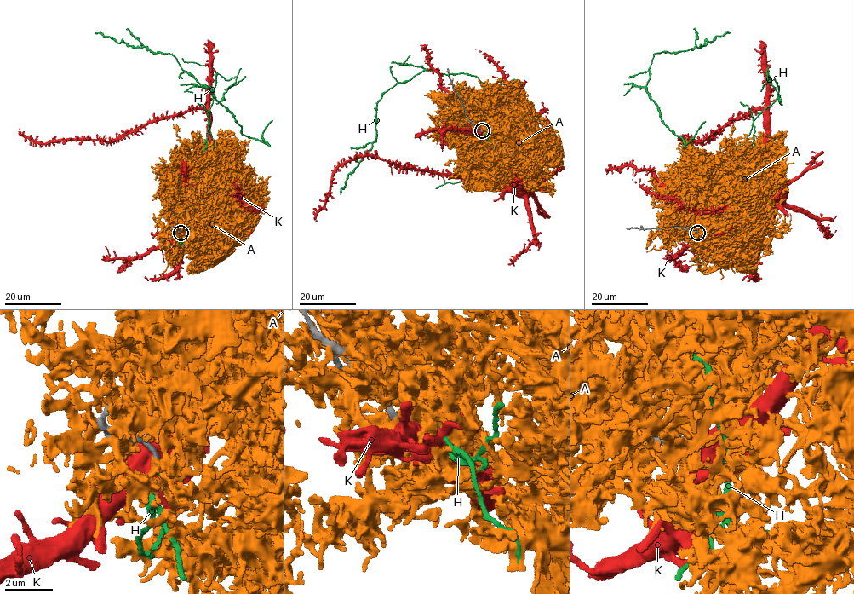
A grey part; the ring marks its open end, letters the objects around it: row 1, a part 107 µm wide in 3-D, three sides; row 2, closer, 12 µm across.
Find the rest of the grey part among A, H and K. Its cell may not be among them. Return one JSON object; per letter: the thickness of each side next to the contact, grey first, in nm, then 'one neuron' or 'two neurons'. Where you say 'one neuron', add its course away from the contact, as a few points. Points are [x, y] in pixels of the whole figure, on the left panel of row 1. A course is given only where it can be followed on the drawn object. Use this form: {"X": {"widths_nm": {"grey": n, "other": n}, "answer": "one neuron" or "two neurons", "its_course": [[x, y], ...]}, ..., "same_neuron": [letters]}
{"A": {"widths_nm": {"grey": 180, "other": 300}, "answer": "two neurons"}, "H": {"widths_nm": {"grey": 180, "other": 160}, "answer": "two neurons"}, "K": {"widths_nm": {"grey": 200, "other": 440}, "answer": "two neurons"}, "same_neuron": []}

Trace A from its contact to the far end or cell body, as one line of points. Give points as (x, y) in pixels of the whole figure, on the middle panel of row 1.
A: (482, 131), (490, 136), (495, 147)

